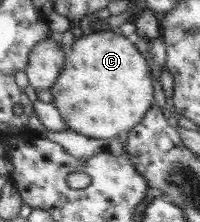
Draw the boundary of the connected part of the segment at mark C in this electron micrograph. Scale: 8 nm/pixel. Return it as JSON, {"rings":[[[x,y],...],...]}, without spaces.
{"rings":[[[87,31],[75,39],[72,52],[65,56],[64,69],[60,71],[54,86],[52,104],[58,108],[69,129],[78,134],[95,139],[115,139],[126,134],[142,120],[144,114],[155,105],[152,74],[145,56],[134,46],[133,39],[120,32]]]}

